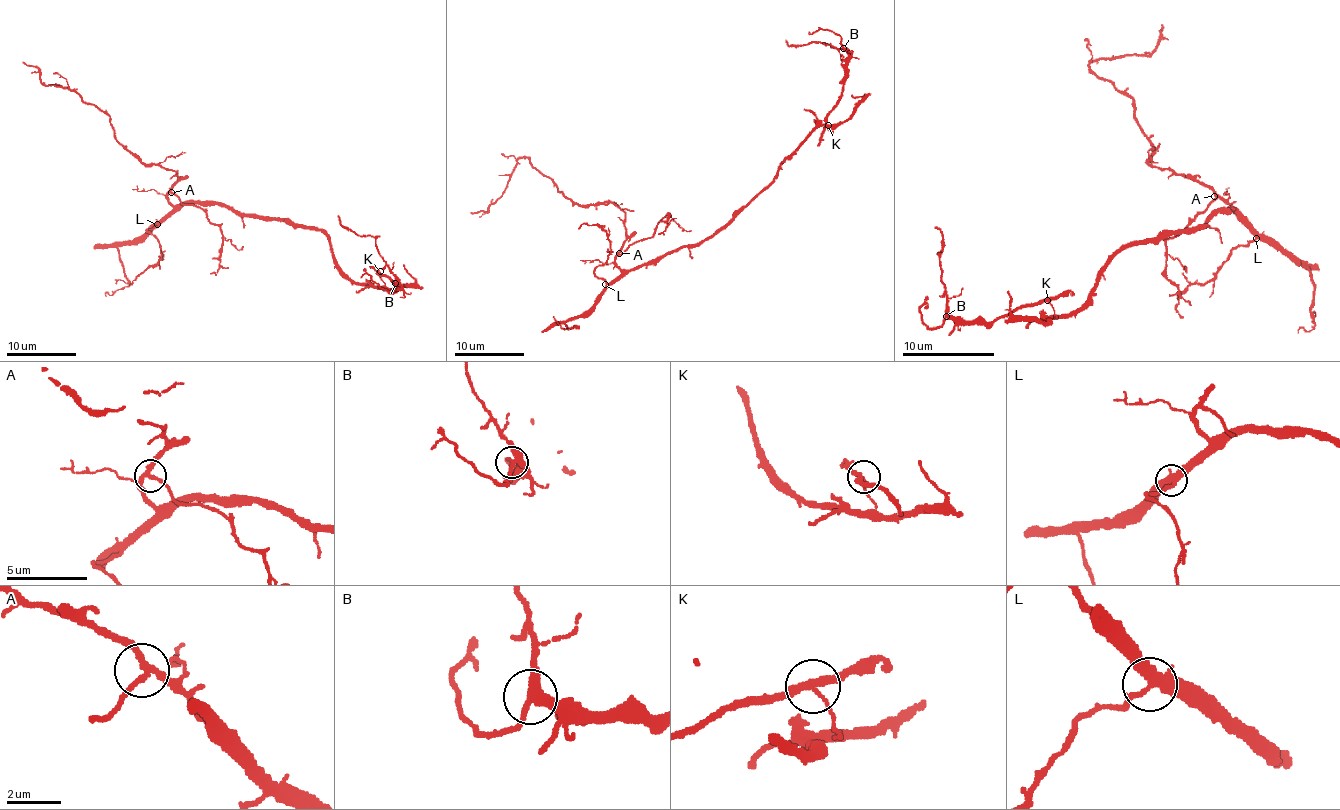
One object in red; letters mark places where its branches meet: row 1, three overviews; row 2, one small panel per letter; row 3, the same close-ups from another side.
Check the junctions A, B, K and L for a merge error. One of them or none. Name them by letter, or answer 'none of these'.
K

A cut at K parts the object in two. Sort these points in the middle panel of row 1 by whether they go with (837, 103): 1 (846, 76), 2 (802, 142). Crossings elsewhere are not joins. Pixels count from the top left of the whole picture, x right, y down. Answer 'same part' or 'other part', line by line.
1: same part
2: other part

